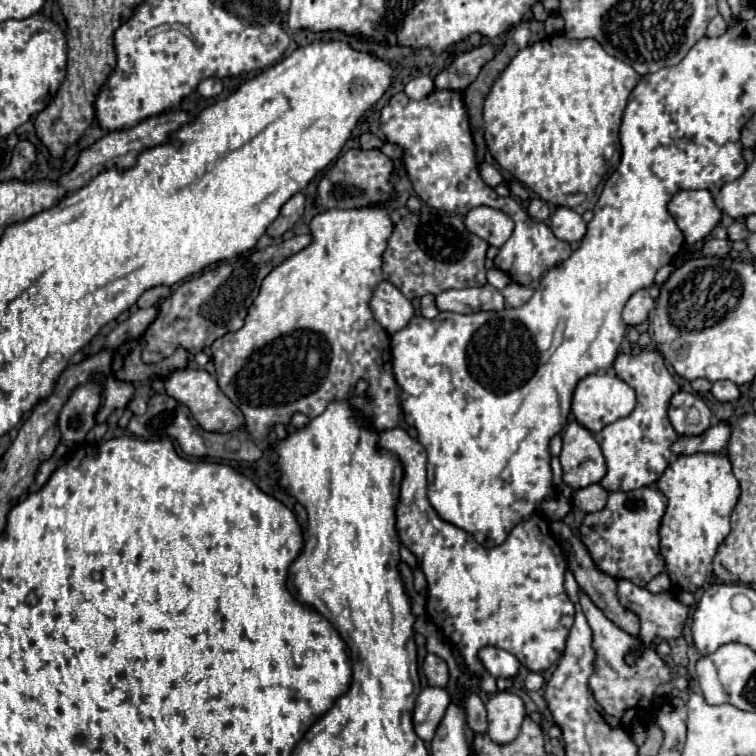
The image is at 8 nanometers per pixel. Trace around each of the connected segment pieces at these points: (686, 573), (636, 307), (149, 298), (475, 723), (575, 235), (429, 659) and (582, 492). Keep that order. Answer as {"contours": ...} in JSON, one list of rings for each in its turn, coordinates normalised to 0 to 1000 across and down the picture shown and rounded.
{"contours":[[[[955,599],[897,602],[870,636],[884,660],[873,694],[873,731],[889,774],[905,782],[921,782],[937,767],[937,755],[952,716],[966,705],[966,679],[979,657],[976,634]]],[[[847,382],[825,403],[823,422],[825,422],[828,430],[841,433],[841,430],[847,430],[847,427],[852,427],[857,422],[857,414],[860,414],[862,406],[865,406],[865,396],[857,390],[854,382]]],[[[209,377],[209,380],[201,380],[201,382],[190,385],[190,388],[183,393],[180,403],[183,403],[183,406],[201,406],[201,403],[212,401],[220,390],[225,390],[225,382],[217,380],[217,377]]],[[[622,917],[616,922],[616,954],[627,970],[643,970],[643,964],[646,964],[643,935],[630,917]]],[[[738,274],[728,287],[728,300],[738,316],[746,316],[751,321],[767,319],[775,306],[772,290],[754,274]]],[[[566,864],[558,877],[558,885],[561,885],[561,893],[563,893],[569,909],[585,909],[585,911],[593,909],[593,898],[595,898],[593,880],[579,866]]],[[[783,639],[783,642],[762,647],[757,652],[757,668],[772,679],[783,679],[783,676],[794,676],[794,671],[799,671],[802,657],[804,657],[804,652],[791,639]]]]}

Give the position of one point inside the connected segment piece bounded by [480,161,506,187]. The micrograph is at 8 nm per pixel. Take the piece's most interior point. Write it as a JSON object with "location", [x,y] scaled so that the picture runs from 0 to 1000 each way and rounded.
{"location":[647,229]}

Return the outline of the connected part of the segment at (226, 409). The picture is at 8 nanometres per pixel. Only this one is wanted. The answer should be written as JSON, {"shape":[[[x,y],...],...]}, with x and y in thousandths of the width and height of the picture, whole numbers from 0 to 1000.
{"shape":[[[249,485],[233,488],[217,501],[217,515],[235,533],[243,533],[254,544],[254,552],[272,570],[307,570],[323,562],[320,544],[291,517],[286,501],[270,488],[249,488]]]}

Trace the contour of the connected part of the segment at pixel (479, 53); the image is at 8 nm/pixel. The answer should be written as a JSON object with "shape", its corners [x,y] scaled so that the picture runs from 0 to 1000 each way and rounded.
{"shape":[[[630,62],[603,75],[590,91],[585,91],[574,102],[574,118],[598,118],[608,123],[632,102],[640,83],[648,81],[651,75],[653,75],[653,62]]]}

